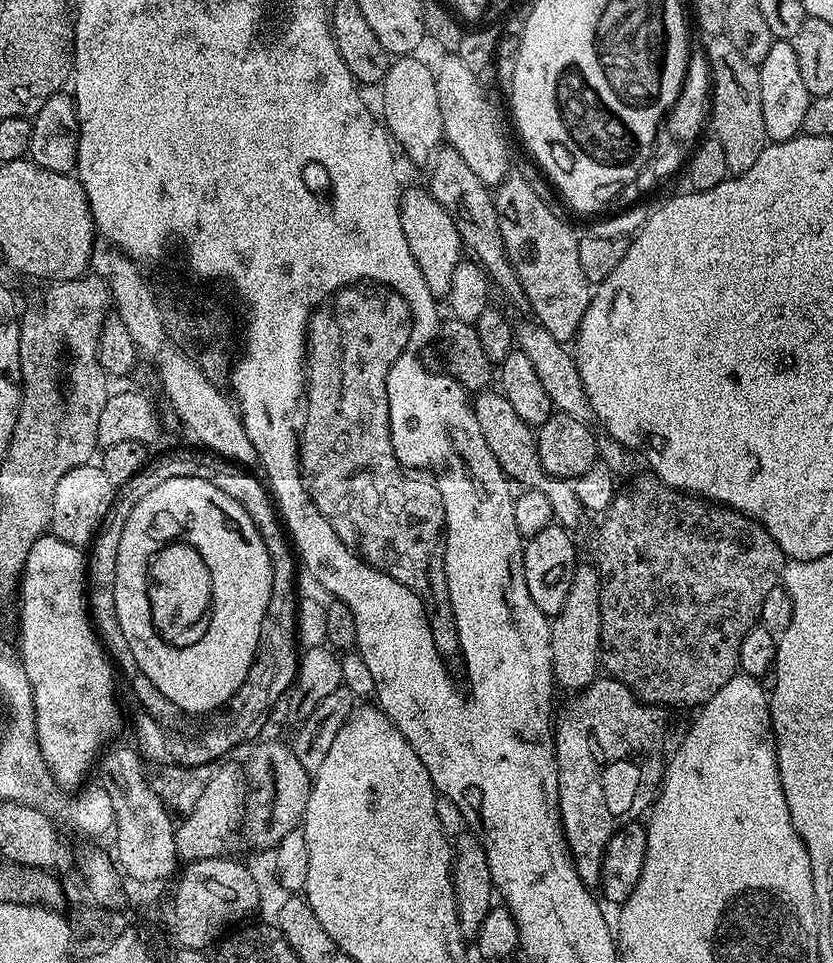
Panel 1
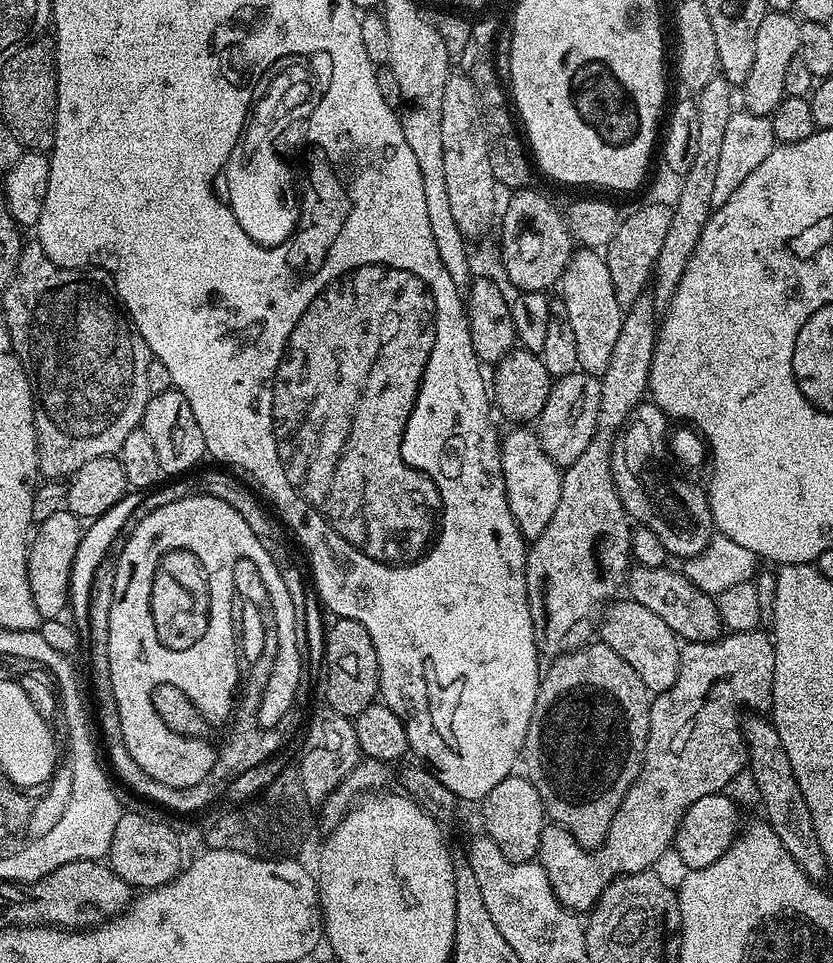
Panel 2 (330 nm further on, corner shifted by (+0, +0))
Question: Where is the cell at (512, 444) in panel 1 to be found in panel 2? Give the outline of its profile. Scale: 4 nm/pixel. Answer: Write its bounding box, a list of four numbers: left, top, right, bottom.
[626,566,722,642]

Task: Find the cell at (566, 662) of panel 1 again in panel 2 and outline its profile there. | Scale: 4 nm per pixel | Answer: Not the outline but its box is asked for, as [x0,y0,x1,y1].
[522,642,653,850]

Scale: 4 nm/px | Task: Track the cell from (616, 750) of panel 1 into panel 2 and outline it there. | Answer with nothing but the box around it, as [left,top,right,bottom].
[538,630,776,914]

